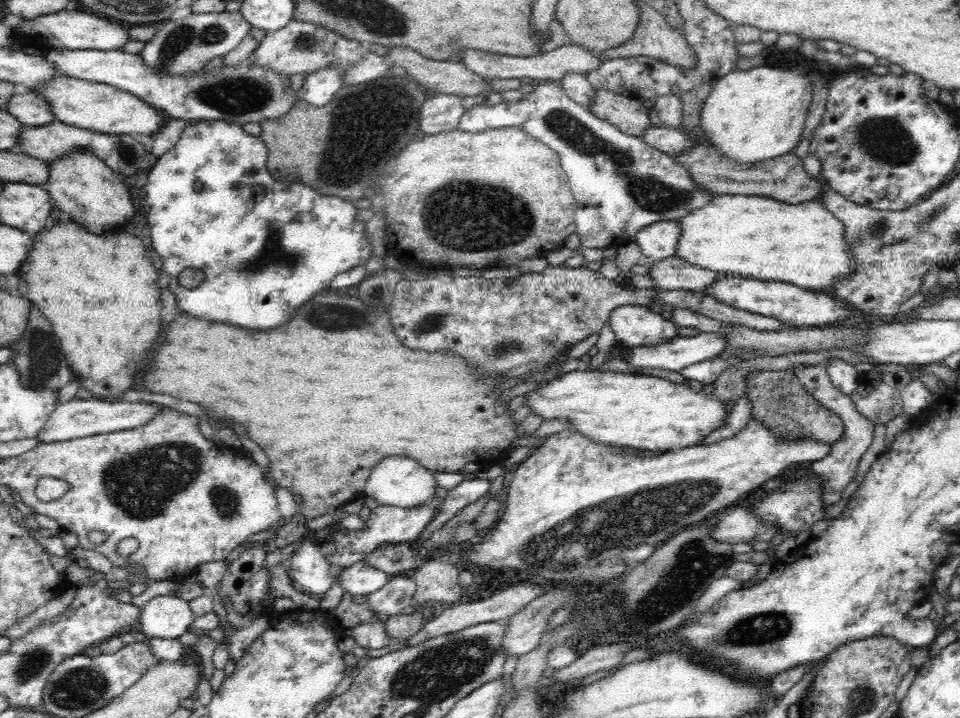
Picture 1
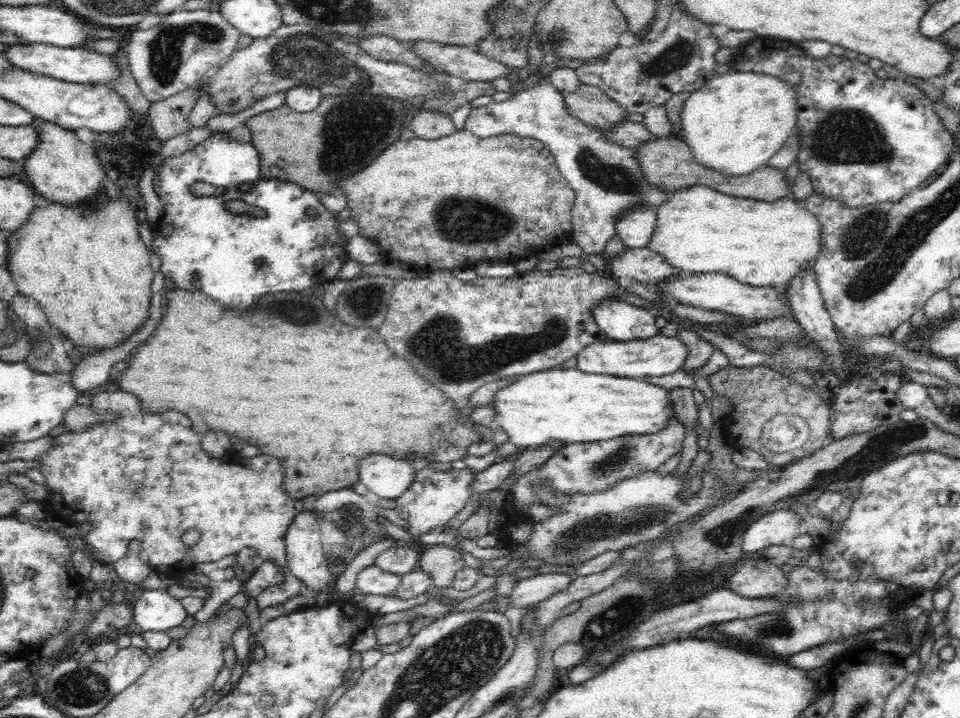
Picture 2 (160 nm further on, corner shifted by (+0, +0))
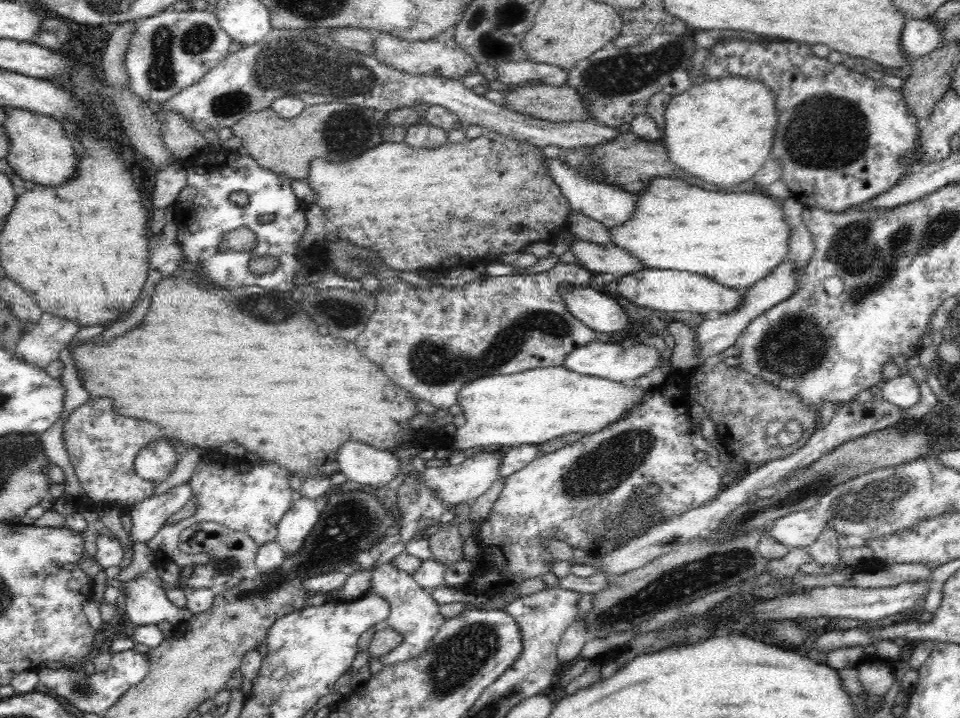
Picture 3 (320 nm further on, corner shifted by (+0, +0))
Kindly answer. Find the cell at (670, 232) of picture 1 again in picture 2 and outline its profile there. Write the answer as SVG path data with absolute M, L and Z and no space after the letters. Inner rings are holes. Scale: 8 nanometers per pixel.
M646 206L630 208L614 221L616 235L627 248L644 248L656 228L655 210Z

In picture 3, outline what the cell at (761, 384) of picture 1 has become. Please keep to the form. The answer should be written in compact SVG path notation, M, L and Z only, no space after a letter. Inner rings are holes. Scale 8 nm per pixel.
M722 360L706 362L697 374L689 379L686 393L690 400L703 406L707 417L716 424L718 438L728 440L726 449L736 456L740 454L752 467L792 454L817 429L818 414L806 409L796 394L780 390L740 367L726 365ZM781 420L798 421L802 434L796 442L788 446L772 446L766 442L766 427Z

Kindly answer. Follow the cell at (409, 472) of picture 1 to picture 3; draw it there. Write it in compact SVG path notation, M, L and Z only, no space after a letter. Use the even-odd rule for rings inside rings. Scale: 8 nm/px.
M344 442L336 450L336 464L340 473L345 478L358 482L358 484L368 484L374 488L382 488L394 484L394 478L400 473L401 465L389 451L380 450L374 446L366 446L364 442Z

